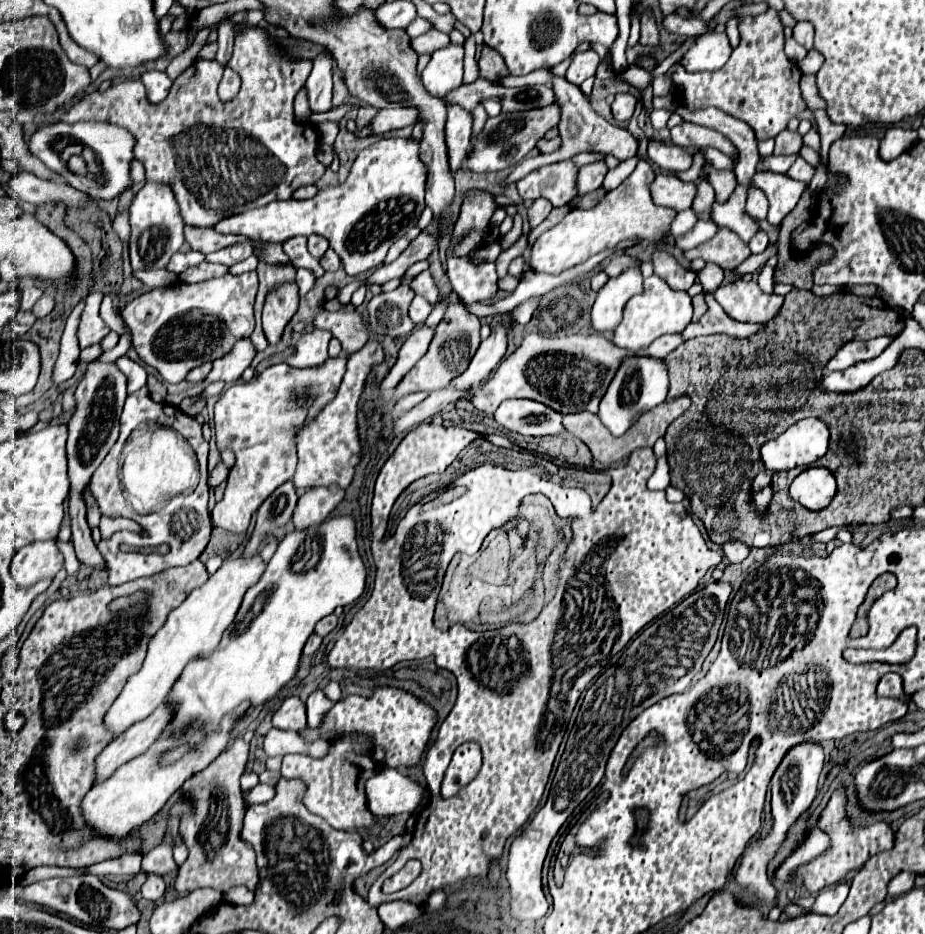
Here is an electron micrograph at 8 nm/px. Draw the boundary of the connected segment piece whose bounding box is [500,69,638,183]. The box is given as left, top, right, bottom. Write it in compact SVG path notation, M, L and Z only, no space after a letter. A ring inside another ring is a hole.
M538 69L538 71L532 71L528 75L506 75L500 79L502 85L506 87L522 87L522 85L538 85L538 83L552 83L552 89L562 105L562 121L560 121L560 137L562 137L562 147L558 151L554 151L552 155L538 155L538 157L524 157L524 161L520 165L516 165L508 177L506 183L512 183L512 181L518 181L522 179L524 175L528 175L530 171L542 167L542 165L548 165L548 163L556 163L556 161L566 161L570 159L572 155L576 153L582 153L582 151L596 151L596 153L612 153L618 161L624 161L628 157L634 157L638 153L638 139L628 131L628 129L622 129L618 125L612 125L608 123L604 117L600 117L598 113L592 111L586 95L580 91L578 85L574 83L568 83L564 77L558 77L554 75L550 69Z

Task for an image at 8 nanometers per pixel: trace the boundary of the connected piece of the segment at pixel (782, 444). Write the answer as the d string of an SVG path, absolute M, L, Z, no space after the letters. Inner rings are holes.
M802 419L798 423L794 423L790 429L786 429L780 437L768 441L764 447L762 447L762 461L766 465L766 471L760 473L754 483L752 483L752 489L760 489L762 485L770 483L772 481L772 471L788 471L792 467L798 467L798 465L810 465L814 463L816 459L820 459L824 453L828 451L828 427L820 421L820 419Z

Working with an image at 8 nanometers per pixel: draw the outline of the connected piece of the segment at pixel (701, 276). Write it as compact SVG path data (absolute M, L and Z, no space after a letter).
M708 263L702 271L698 271L698 281L702 283L706 293L714 293L724 281L724 269L716 263Z

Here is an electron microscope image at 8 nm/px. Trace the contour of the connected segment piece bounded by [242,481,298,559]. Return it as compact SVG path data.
M286 481L284 485L280 485L258 509L258 517L256 517L256 527L252 531L252 537L242 553L244 559L254 557L258 553L260 543L266 541L268 533L286 525L292 517L292 509L296 507L298 495L296 495L296 487L292 481Z

